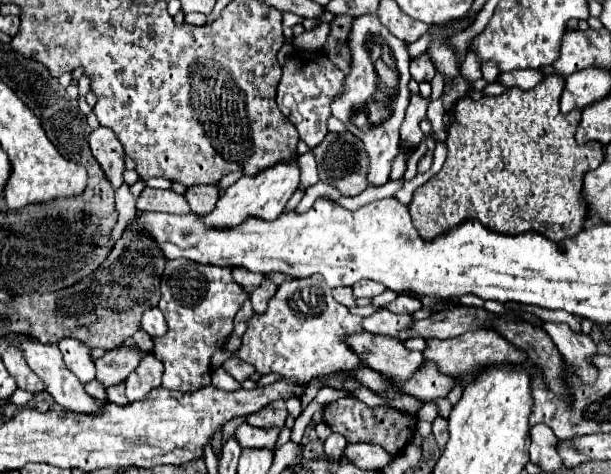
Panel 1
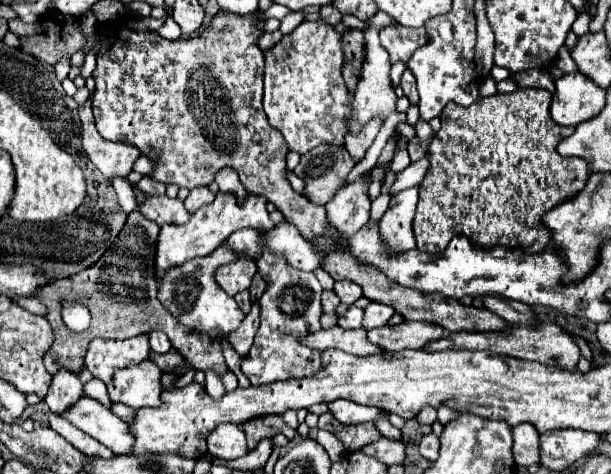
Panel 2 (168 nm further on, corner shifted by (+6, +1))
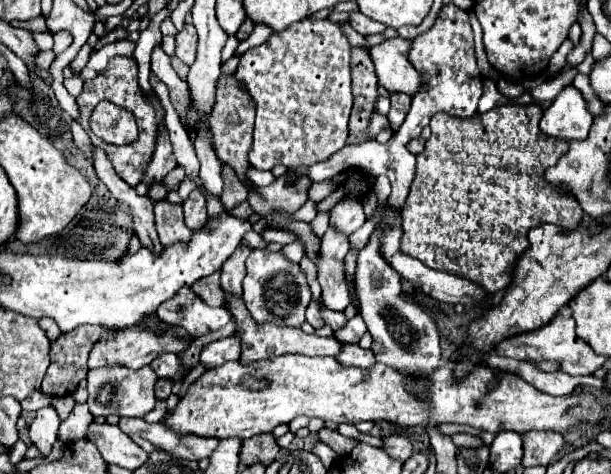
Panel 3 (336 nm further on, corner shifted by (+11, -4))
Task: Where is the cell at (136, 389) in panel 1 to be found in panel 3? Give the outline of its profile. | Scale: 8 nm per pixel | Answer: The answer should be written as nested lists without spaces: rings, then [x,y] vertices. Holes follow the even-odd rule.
[[[108,366],[108,368],[94,368],[88,370],[88,408],[92,412],[92,416],[110,416],[110,414],[118,414],[118,416],[132,416],[132,418],[142,418],[144,414],[148,414],[150,410],[154,410],[156,406],[156,396],[154,396],[154,384],[158,380],[158,376],[154,374],[154,370],[150,366],[144,366],[140,370],[128,370],[126,366]],[[110,382],[114,384],[114,396],[110,400],[110,404],[100,404],[96,400],[96,396],[100,394],[100,388]]]

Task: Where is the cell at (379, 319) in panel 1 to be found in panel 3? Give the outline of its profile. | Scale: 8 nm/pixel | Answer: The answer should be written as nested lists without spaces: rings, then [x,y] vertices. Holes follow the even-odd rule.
[[[322,308],[320,310],[324,322],[332,328],[332,330],[340,330],[344,324],[346,324],[346,318],[342,312],[334,312],[334,310],[328,310],[328,308]]]

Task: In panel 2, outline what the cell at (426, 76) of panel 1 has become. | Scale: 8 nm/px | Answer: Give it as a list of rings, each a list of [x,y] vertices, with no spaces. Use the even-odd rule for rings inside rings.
[[[405,69],[403,77],[401,77],[401,87],[403,87],[403,93],[409,97],[411,105],[415,105],[419,101],[419,93],[417,93],[417,81],[409,69]]]

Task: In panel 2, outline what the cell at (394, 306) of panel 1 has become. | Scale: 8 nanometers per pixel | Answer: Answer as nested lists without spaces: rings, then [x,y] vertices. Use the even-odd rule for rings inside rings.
[[[369,303],[365,307],[365,319],[363,319],[363,325],[365,329],[375,329],[375,327],[381,327],[385,325],[391,317],[393,317],[395,309],[391,305],[381,305],[381,303]]]

